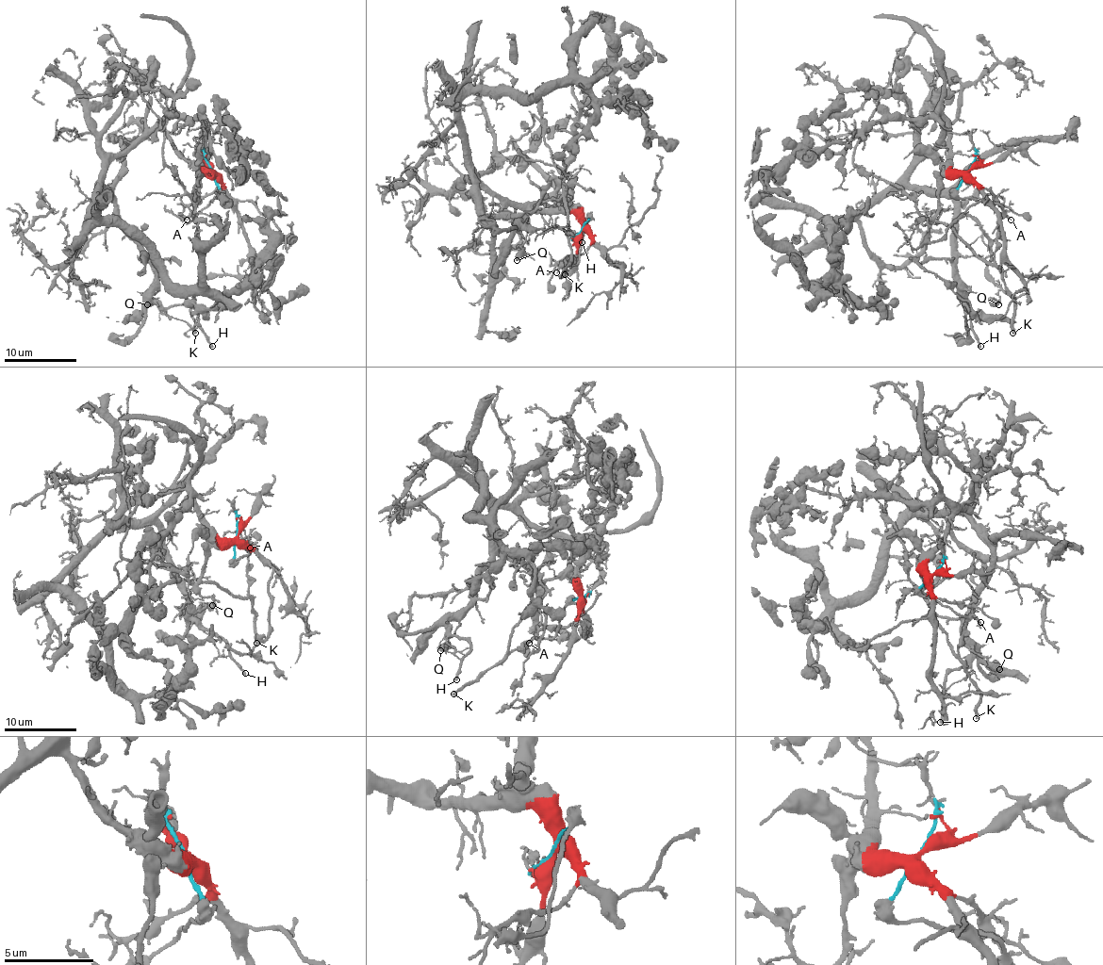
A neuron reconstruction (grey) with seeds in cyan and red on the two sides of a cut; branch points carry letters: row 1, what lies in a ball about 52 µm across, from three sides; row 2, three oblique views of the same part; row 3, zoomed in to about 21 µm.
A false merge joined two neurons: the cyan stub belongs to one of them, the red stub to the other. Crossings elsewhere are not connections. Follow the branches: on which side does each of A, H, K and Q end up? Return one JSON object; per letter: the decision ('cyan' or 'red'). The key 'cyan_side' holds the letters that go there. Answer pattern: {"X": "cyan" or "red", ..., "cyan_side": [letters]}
{"A": "red", "H": "red", "K": "cyan", "Q": "red", "cyan_side": ["K"]}

